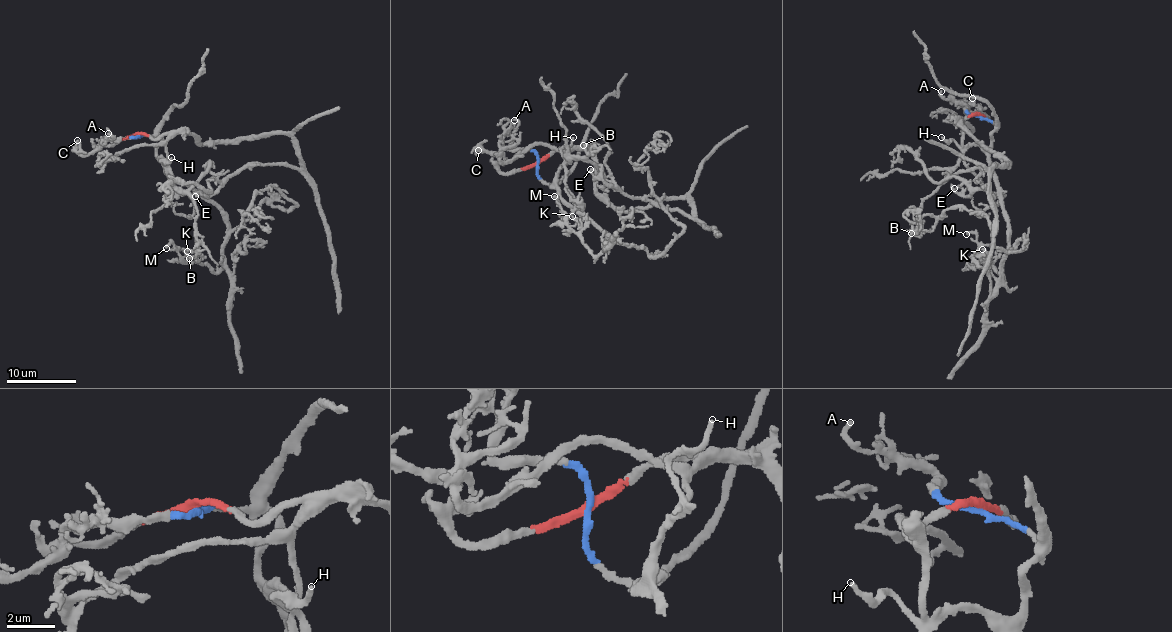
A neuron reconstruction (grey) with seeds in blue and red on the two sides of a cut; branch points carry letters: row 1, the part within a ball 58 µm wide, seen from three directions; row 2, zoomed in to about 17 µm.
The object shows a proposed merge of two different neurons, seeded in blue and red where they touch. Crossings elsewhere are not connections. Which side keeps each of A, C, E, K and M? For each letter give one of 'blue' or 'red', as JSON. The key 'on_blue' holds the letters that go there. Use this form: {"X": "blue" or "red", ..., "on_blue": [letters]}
{"A": "blue", "C": "red", "E": "red", "K": "blue", "M": "blue", "on_blue": ["A", "K", "M"]}

